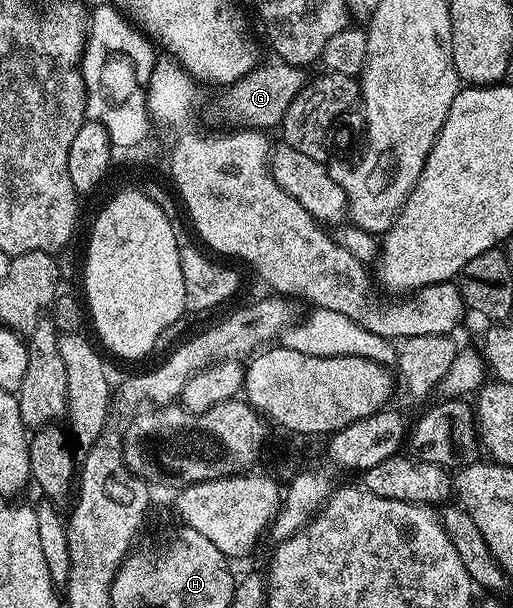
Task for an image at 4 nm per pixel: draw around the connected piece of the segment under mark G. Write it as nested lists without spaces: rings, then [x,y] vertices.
[[[274,58],[273,63],[258,62],[252,71],[224,88],[225,93],[217,101],[217,115],[233,129],[276,128],[287,113],[291,101],[305,88],[306,72],[294,63]]]

